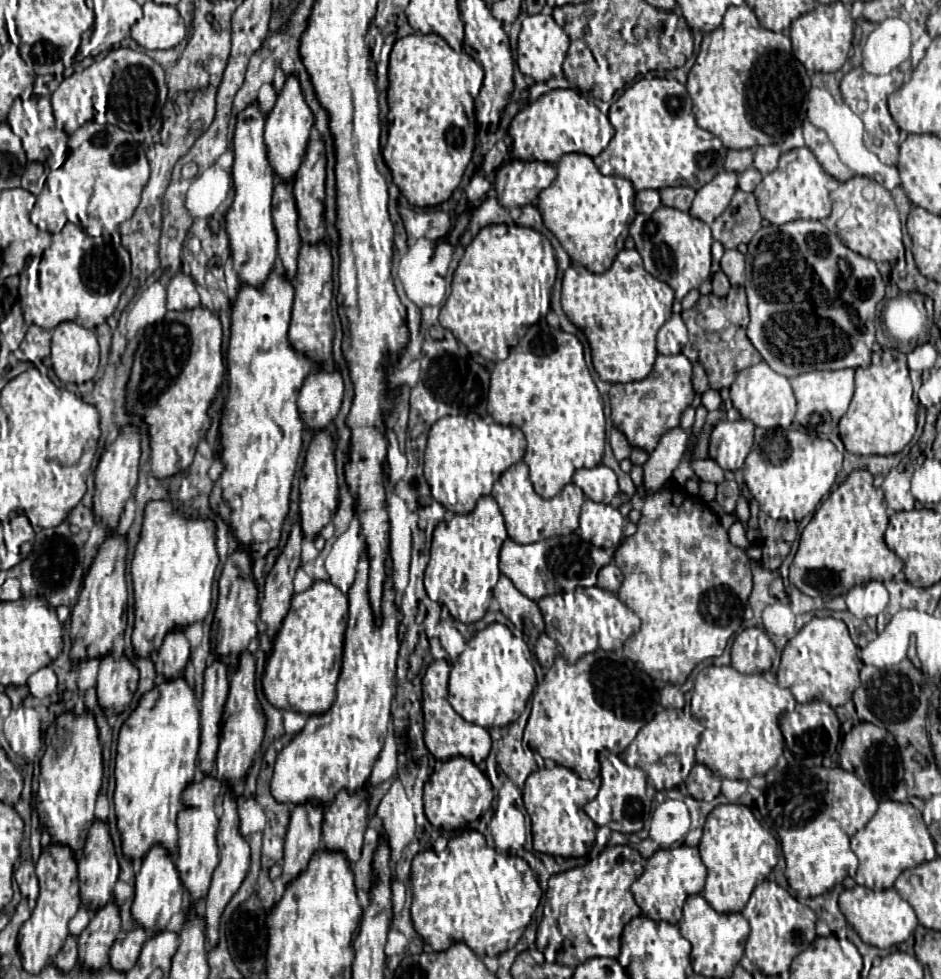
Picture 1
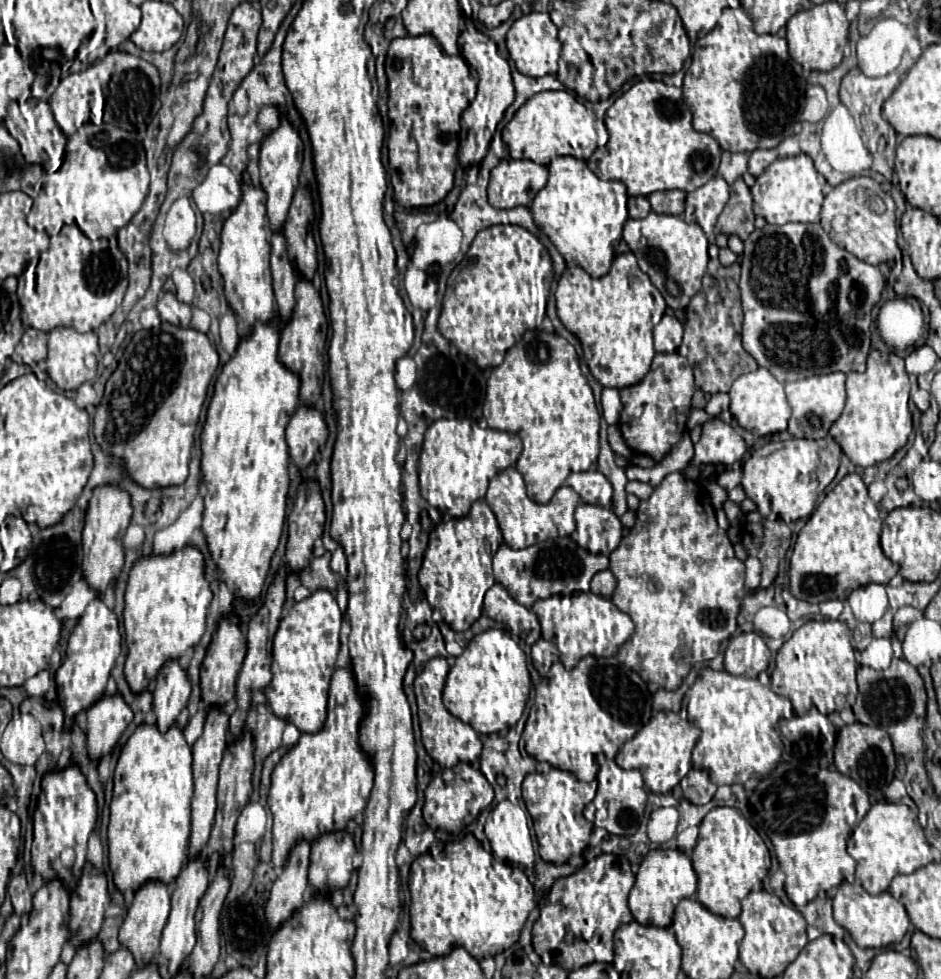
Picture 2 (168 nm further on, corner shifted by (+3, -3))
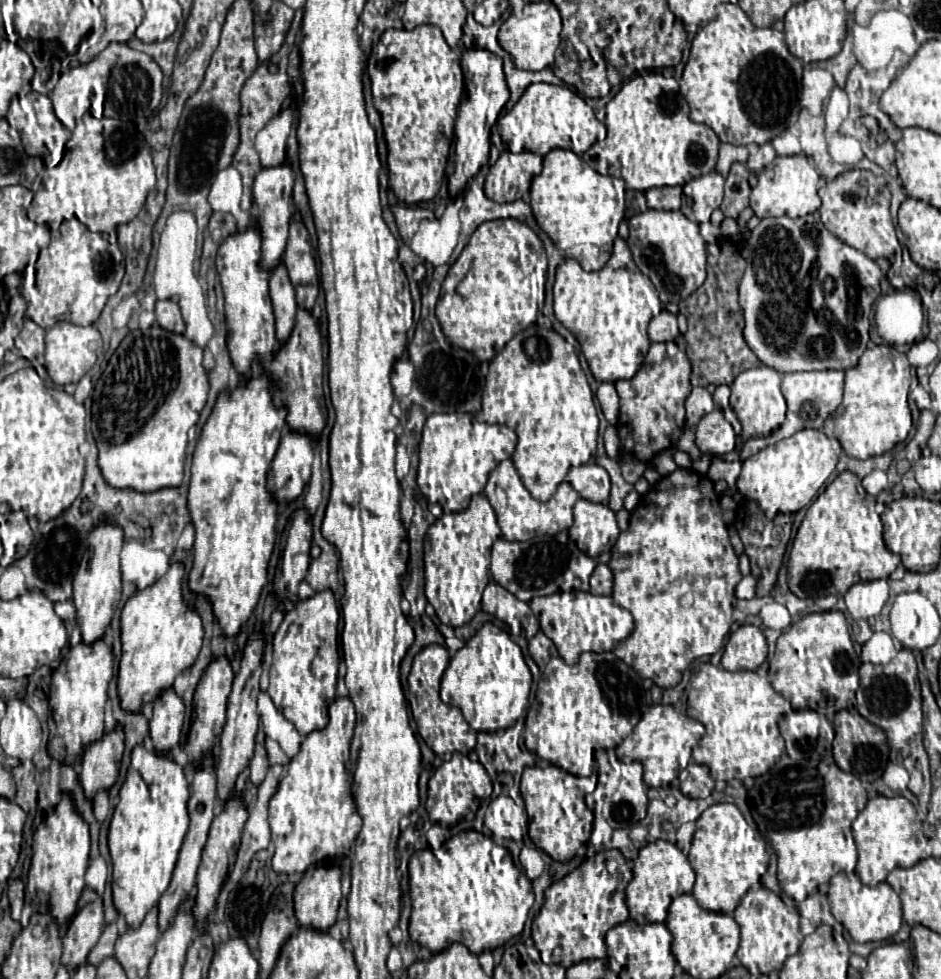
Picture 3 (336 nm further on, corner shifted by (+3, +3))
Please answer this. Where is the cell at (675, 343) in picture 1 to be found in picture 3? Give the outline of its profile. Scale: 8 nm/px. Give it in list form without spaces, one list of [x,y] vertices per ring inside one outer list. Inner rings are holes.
[[[662,311],[660,315],[656,315],[650,321],[648,327],[648,335],[652,339],[652,343],[666,343],[666,341],[676,341],[680,331],[678,331],[678,323],[676,323],[676,315],[672,315],[670,311]]]

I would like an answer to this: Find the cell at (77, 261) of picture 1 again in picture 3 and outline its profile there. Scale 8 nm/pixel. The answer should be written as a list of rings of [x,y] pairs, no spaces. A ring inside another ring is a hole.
[[[78,219],[64,221],[58,229],[58,235],[52,237],[48,251],[46,249],[40,251],[36,266],[29,263],[22,273],[21,294],[28,301],[26,315],[44,329],[50,329],[58,321],[68,321],[74,325],[92,325],[100,317],[108,297],[118,291],[122,277],[124,277],[124,259],[116,239],[88,231],[86,225],[82,225]]]

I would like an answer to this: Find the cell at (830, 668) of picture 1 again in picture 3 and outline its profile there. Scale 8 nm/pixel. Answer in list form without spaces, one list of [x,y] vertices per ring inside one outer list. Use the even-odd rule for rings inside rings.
[[[842,611],[810,613],[794,623],[776,643],[776,663],[770,665],[772,687],[792,703],[794,709],[834,713],[844,709],[858,689],[860,657],[854,651],[848,623]]]

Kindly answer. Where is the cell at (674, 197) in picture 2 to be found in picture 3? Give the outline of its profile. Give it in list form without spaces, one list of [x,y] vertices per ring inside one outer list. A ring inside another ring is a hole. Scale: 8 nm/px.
[[[654,187],[646,191],[648,207],[650,209],[680,209],[682,199],[682,187]]]

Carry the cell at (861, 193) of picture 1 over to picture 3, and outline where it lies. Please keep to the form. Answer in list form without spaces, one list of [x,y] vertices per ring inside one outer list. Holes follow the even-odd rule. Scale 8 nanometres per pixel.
[[[852,169],[828,181],[818,193],[822,199],[822,207],[818,209],[820,219],[832,235],[862,251],[870,259],[894,257],[900,243],[896,239],[896,229],[890,217],[890,191],[880,177],[876,177],[872,171]]]

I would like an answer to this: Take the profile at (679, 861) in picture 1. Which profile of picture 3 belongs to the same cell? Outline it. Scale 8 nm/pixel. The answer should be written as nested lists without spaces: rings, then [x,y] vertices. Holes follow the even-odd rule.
[[[652,841],[644,845],[632,871],[634,877],[626,887],[626,905],[630,909],[630,919],[636,923],[664,923],[672,899],[690,893],[696,879],[688,857],[670,841]]]

